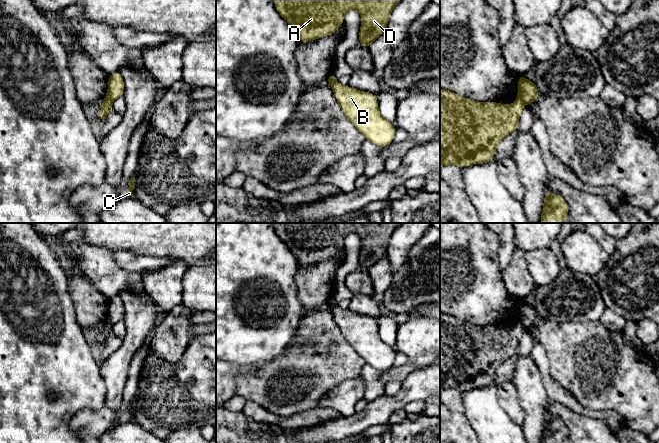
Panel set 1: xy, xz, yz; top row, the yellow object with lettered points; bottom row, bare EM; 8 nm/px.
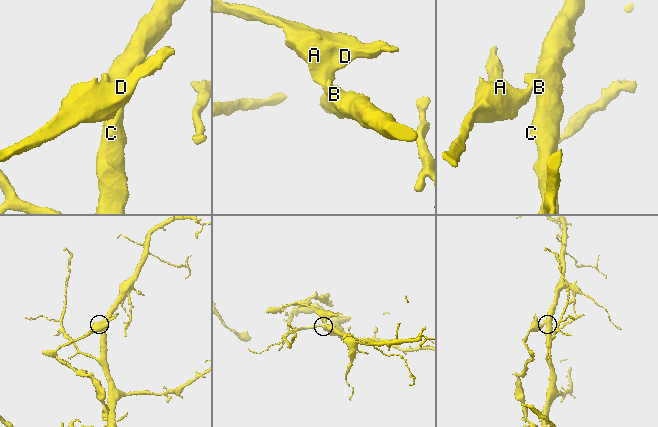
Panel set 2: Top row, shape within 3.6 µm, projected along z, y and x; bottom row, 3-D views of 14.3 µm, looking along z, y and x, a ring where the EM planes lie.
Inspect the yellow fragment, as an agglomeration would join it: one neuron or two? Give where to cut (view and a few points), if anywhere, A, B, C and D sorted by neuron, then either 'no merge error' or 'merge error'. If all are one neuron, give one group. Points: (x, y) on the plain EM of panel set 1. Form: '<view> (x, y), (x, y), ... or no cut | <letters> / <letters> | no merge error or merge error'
xz (336, 303), (329, 307) | A D / B C | merge error

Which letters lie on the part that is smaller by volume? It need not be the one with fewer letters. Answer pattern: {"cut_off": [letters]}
{"cut_off": ["A", "D"]}

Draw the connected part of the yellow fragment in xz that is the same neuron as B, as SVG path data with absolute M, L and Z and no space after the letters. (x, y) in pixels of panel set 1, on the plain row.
M337 306L329 307L342 336L354 351L374 369L392 368L397 352L379 336L377 319Z

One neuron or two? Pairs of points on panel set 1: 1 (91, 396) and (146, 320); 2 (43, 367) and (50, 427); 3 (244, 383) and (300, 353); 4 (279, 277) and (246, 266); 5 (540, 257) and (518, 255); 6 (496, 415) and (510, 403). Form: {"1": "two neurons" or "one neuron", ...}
{"1": "two neurons", "2": "one neuron", "3": "one neuron", "4": "one neuron", "5": "two neurons", "6": "two neurons"}

